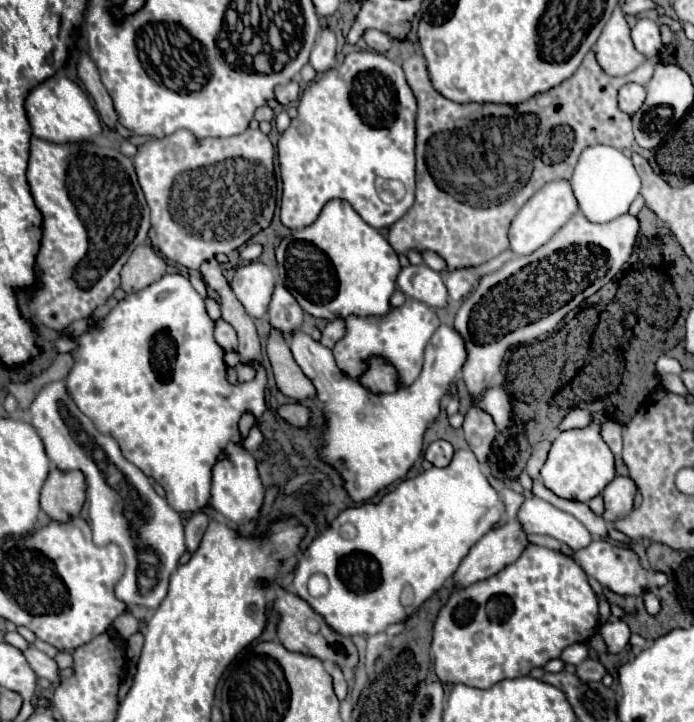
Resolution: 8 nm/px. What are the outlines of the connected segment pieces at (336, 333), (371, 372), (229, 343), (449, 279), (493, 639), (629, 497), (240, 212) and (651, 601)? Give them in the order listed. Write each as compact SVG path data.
M337 318L337 320L333 320L333 322L329 322L327 326L325 326L325 330L323 330L323 338L321 338L321 344L325 344L327 348L333 348L343 336L345 336L345 322L341 320L341 318Z
M369 356L365 364L367 364L365 372L357 378L357 382L363 388L367 388L373 394L391 394L401 388L401 378L397 368L389 364L385 358Z
M217 320L215 340L223 350L237 350L237 332L225 320Z
M461 268L461 270L453 270L445 276L445 286L453 300L461 300L471 292L475 280L477 280L477 276L473 274L473 270Z
M529 544L513 564L505 566L495 576L451 594L433 626L431 654L435 674L441 684L491 688L499 680L527 676L533 668L543 668L549 660L559 658L563 648L587 642L597 630L597 596L587 582L587 574L563 552Z
M617 476L613 482L609 482L603 490L603 502L605 502L603 520L607 524L615 524L617 520L627 518L633 510L635 492L637 492L637 488L631 478Z
M189 130L175 132L161 140L149 140L135 154L135 170L151 208L149 238L157 252L165 258L197 270L201 262L215 254L229 254L243 246L251 236L271 224L275 212L275 174L273 174L273 144L261 130L245 130L239 136L225 140L195 138Z
M645 588L643 600L645 600L645 608L647 608L649 614L657 614L657 612L659 612L659 600L657 600L653 588Z

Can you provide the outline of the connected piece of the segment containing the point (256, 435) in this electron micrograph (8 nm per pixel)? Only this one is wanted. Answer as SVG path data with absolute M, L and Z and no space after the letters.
M253 426L253 428L249 430L249 434L247 434L247 438L243 438L243 446L245 446L247 450L259 448L261 442L263 442L263 434L261 434L261 430L259 430L257 426Z

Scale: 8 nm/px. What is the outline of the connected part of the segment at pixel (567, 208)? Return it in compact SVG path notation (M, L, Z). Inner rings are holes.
M553 180L549 184L545 184L535 196L531 196L525 206L519 210L519 214L515 216L511 228L509 228L509 240L511 240L511 250L517 256L525 256L533 250L537 250L539 246L543 246L545 242L549 242L549 238L579 210L577 198L573 196L573 188L567 180Z

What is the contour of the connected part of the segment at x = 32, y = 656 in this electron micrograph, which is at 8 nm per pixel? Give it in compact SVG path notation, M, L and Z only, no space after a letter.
M29 646L27 650L23 650L23 654L25 654L25 658L27 658L27 662L29 662L29 666L33 668L33 672L39 676L39 678L47 678L49 682L59 682L59 668L57 668L57 664L55 664L55 660L53 658L49 658L47 654L43 654L43 652L39 652L35 646Z

